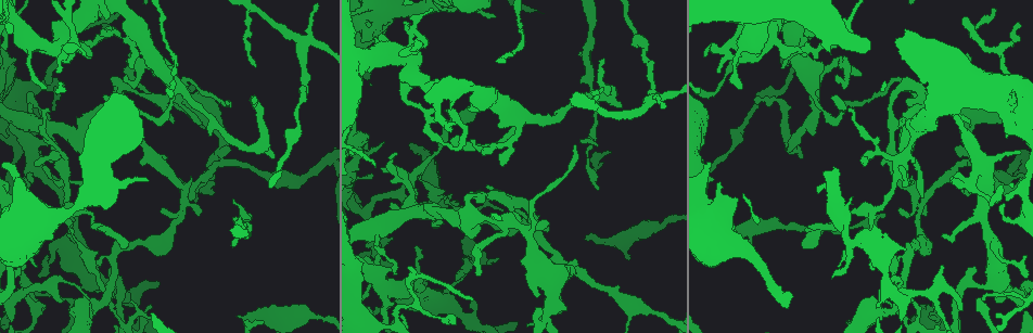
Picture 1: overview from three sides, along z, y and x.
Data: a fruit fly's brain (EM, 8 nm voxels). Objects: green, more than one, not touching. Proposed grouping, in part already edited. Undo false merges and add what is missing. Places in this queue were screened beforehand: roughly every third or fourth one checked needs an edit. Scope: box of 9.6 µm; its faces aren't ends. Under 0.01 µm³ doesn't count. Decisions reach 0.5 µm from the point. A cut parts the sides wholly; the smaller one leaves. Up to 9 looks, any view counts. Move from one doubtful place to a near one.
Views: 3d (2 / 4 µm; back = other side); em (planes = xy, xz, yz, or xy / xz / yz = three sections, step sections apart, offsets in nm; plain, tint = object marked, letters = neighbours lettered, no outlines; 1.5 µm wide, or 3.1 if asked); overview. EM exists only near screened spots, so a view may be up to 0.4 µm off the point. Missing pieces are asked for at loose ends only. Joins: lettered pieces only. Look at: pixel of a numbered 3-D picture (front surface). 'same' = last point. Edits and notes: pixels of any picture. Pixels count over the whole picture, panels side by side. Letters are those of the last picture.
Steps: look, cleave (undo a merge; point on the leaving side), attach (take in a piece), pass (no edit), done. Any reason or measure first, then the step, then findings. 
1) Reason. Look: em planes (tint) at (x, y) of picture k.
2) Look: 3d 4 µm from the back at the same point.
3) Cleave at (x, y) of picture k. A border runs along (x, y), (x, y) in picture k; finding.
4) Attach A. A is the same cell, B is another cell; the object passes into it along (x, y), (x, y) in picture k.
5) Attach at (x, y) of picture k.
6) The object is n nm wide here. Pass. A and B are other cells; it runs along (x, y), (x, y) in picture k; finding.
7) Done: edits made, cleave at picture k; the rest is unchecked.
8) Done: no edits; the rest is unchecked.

Abrupt turn. Look: 3d 4 µm at (597, 106) of picture 1.

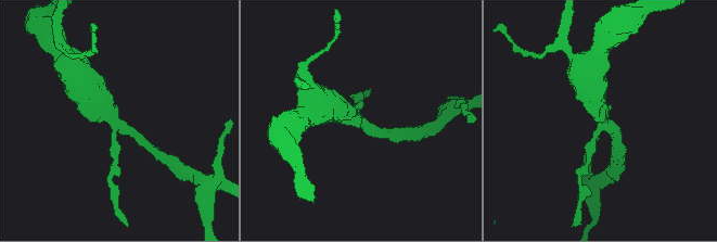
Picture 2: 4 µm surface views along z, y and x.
3 arms meet here. Look: em yz step 4 (tint) at (599, 127) of picture 2.

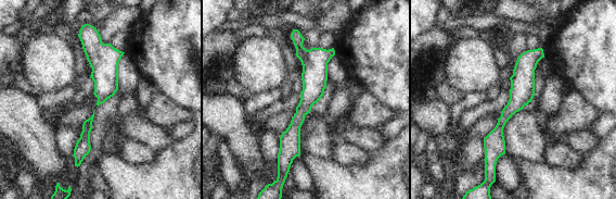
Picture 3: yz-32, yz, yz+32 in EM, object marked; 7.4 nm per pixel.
Look: em yz step 4 (letters) at the same point.

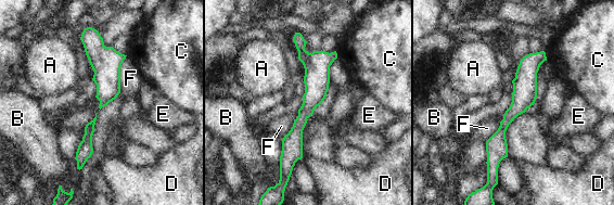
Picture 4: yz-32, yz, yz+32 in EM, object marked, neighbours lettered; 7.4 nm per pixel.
The object is 180 nm wide here; the longest contact is with F, 260 nm. Pass. A, B, C, D, E and F are other cells; continuous, no second cell.

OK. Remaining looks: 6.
Arms part here. Look: 3d 2 µm at (594, 127) of picture 1.

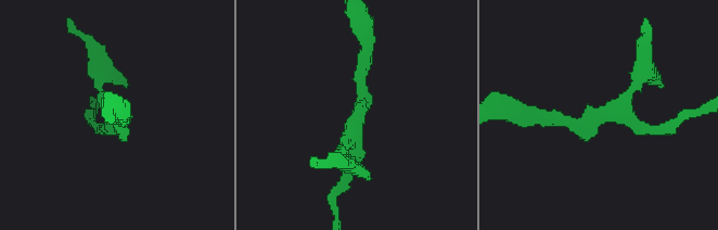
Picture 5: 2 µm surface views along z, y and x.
Now the EM. Look: em planes (letters) at (361, 117) of picture 5.

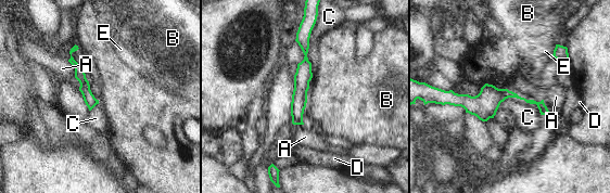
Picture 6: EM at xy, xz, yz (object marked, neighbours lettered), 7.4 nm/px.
Pass. A, B, C, D and E are other cells; a border runs along (318, 9), (307, 53), (308, 84) in picture 6; all the same cell.

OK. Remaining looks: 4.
An open end. Look: em xy step 4 (tint) at (238, 316) of picture 1.

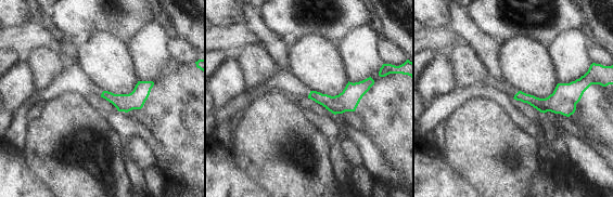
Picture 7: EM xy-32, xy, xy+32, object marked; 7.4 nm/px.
Look: em planes (letters) at the same point.

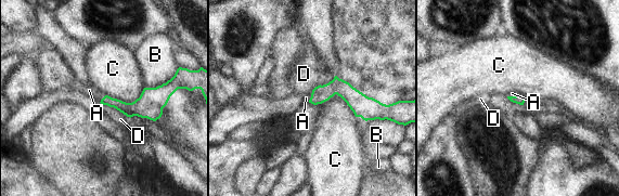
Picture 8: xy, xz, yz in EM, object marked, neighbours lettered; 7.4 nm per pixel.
Attach at (306, 98) of picture 8. A is the same cell, B, C and D are other cells; the object passes into it along (320, 94), (311, 95), (306, 98) in picture 8; the cell continues.

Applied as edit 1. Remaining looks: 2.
Done: edits made, attach at picture 8; the rest is unchecked.

